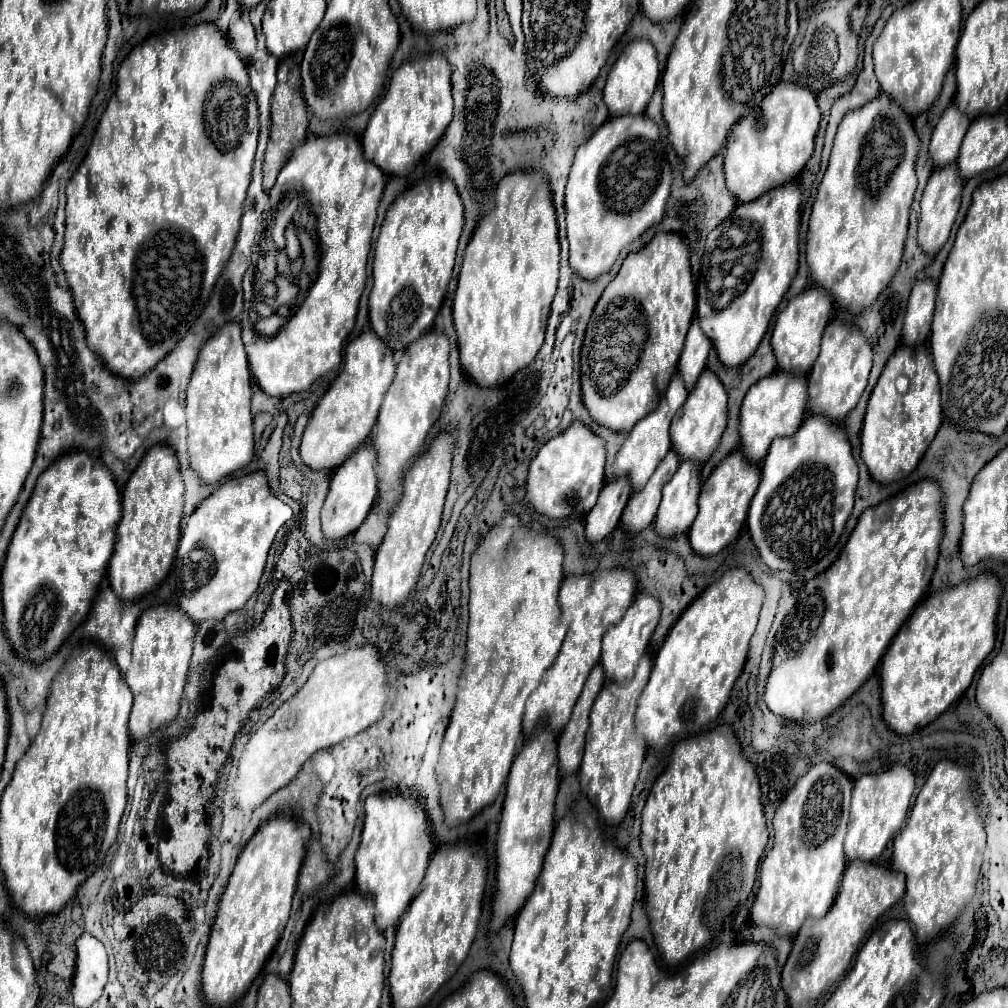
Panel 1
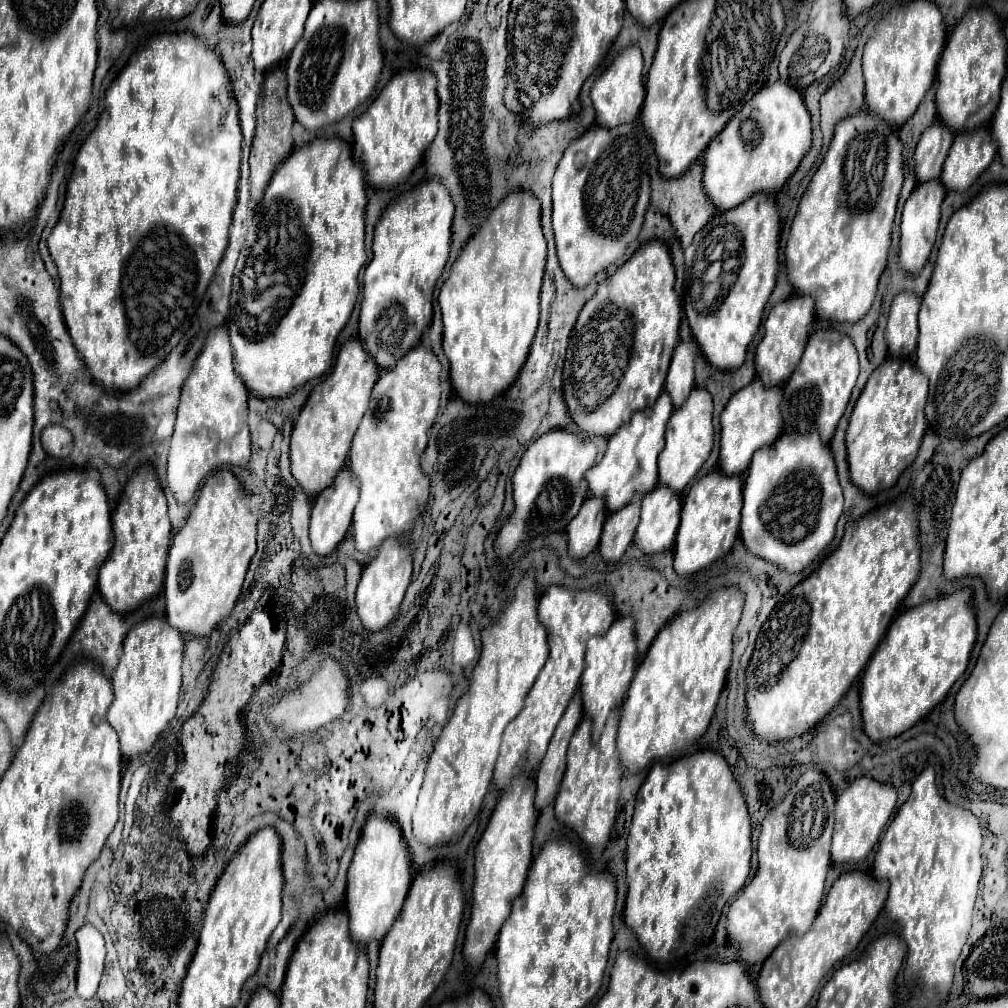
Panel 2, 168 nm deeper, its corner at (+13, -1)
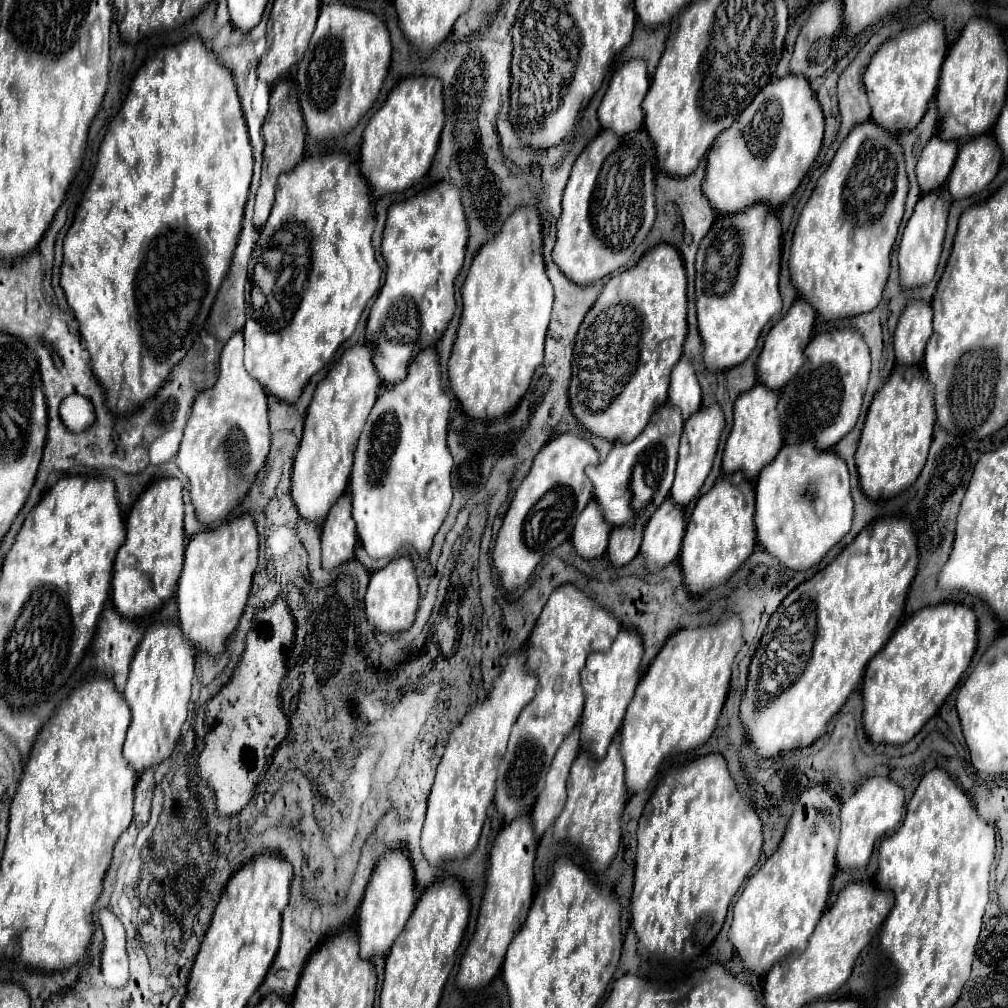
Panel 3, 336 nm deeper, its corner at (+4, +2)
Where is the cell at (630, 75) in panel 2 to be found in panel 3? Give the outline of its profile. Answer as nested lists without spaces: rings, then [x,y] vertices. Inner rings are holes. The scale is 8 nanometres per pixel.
[[[628,60],[624,66],[620,66],[610,84],[608,84],[608,90],[600,102],[600,108],[598,108],[598,120],[602,124],[602,128],[610,128],[614,130],[616,134],[628,134],[632,130],[638,130],[644,122],[644,112],[642,112],[642,100],[648,92],[648,86],[650,86],[650,80],[648,80],[648,72],[646,72],[646,62],[644,60]]]

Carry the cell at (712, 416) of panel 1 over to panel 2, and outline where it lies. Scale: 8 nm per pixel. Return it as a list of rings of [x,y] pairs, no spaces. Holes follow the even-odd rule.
[[[693,389],[691,397],[673,411],[667,423],[667,443],[659,455],[659,481],[671,491],[681,493],[687,483],[697,475],[701,465],[707,461],[713,447],[713,425],[711,425],[713,401],[705,389]]]

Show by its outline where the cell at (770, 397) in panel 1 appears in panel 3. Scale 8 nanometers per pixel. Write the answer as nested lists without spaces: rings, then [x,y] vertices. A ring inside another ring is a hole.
[[[756,384],[752,390],[740,394],[736,398],[734,408],[734,426],[724,446],[722,468],[724,472],[738,472],[742,470],[750,480],[760,474],[760,470],[772,462],[782,446],[782,430],[780,430],[780,416],[776,412],[778,406],[778,392],[768,390],[764,384]]]

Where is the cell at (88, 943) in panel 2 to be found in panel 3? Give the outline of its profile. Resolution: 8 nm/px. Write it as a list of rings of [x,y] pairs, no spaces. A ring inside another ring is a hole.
[[[108,908],[98,912],[98,922],[104,932],[104,946],[102,946],[102,960],[100,960],[104,984],[110,988],[122,988],[128,980],[124,926]]]

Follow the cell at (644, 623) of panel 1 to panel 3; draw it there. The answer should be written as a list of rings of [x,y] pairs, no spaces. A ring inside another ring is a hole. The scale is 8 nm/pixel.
[[[620,630],[614,644],[604,652],[592,652],[586,660],[586,702],[580,720],[580,742],[584,750],[590,750],[598,760],[606,754],[608,744],[622,726],[626,708],[634,696],[634,688],[640,680],[642,638],[634,630]]]

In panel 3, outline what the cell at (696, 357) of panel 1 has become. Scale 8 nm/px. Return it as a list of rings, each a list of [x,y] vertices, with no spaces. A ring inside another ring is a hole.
[[[682,356],[680,362],[672,370],[668,402],[678,406],[684,418],[694,414],[702,406],[702,392],[700,392],[700,384],[696,378],[694,362],[686,356]]]

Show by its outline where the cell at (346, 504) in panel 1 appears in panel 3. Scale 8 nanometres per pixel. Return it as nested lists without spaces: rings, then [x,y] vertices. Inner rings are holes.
[[[342,494],[330,508],[324,520],[322,534],[322,566],[332,570],[342,562],[354,558],[354,546],[358,542],[356,524],[352,520],[352,498]]]

